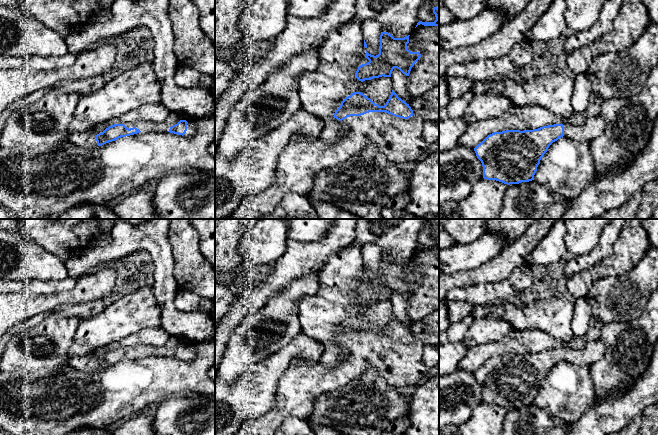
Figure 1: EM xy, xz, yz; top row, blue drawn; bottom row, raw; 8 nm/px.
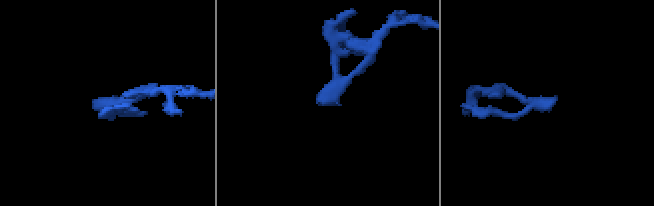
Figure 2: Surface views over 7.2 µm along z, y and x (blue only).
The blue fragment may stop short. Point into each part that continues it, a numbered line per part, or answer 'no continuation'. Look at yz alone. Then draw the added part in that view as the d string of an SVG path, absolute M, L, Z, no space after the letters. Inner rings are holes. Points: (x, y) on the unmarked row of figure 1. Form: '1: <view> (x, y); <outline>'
1: yz (593, 351); M600 337L594 341L588 342L581 350L574 350L564 346L563 351L564 360L577 365L590 366L604 356L606 345Z

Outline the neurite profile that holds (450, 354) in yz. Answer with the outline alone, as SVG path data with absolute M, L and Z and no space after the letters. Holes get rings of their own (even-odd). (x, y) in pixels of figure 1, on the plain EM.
M461 342L439 344L439 376L453 373L458 369L460 360L468 348Z

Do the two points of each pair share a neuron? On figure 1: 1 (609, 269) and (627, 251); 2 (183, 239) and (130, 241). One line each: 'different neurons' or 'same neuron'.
1: same neuron
2: different neurons

